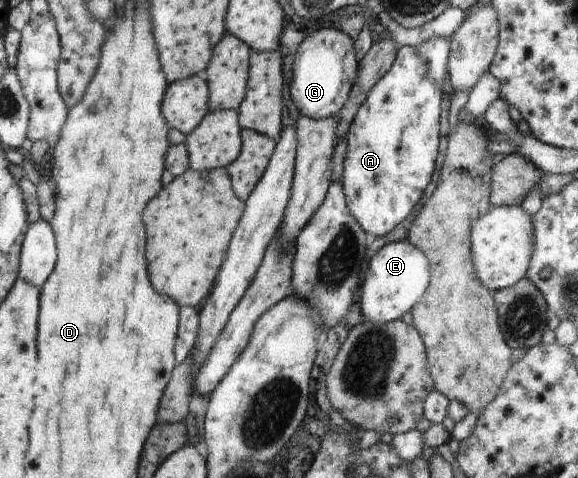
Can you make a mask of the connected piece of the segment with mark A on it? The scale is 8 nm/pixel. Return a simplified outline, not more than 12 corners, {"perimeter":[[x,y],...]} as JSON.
{"perimeter":[[404,45],[345,136],[368,235],[412,213],[436,169],[442,94]]}

